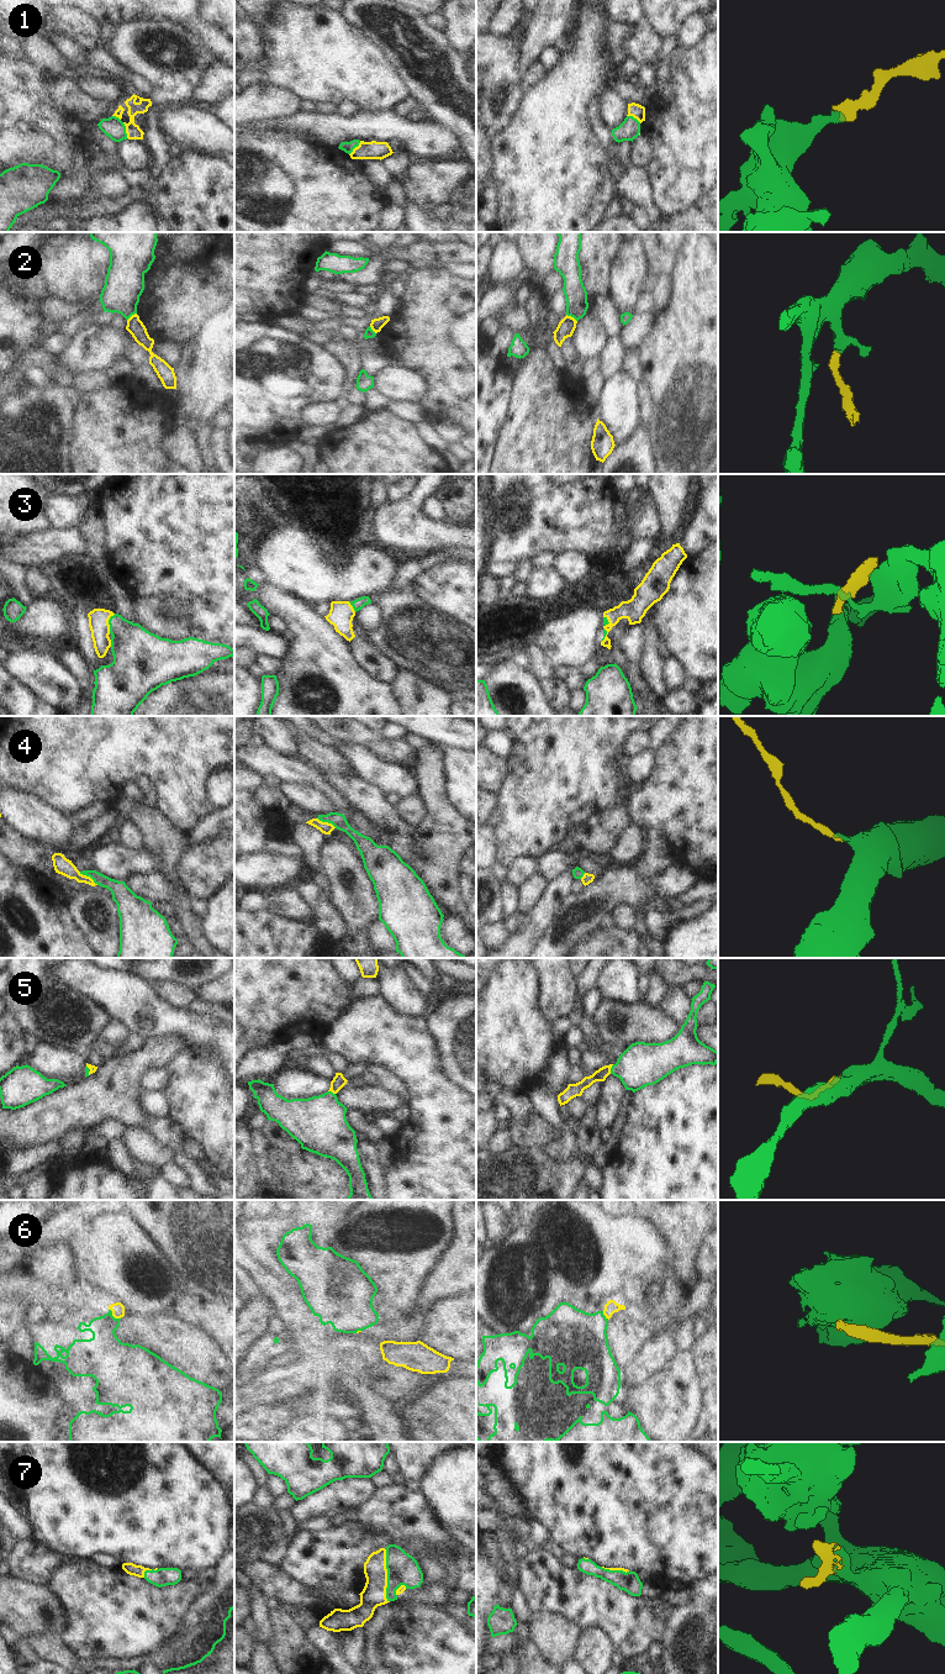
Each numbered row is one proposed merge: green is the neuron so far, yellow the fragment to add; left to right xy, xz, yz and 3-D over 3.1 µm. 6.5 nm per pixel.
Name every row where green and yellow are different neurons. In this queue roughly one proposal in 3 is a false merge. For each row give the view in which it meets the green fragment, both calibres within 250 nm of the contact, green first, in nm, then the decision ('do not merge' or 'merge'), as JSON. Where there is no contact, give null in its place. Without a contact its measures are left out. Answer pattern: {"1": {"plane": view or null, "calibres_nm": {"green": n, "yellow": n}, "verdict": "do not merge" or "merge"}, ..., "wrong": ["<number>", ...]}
{"1": {"plane": "xy", "calibres_nm": {"green": 140, "yellow": 100}, "verdict": "merge"}, "2": {"plane": "yz", "calibres_nm": {"green": 150, "yellow": 120}, "verdict": "do not merge"}, "3": {"plane": "xy", "calibres_nm": {"green": 300, "yellow": 130}, "verdict": "merge"}, "4": {"plane": "xy", "calibres_nm": {"green": 130, "yellow": 110}, "verdict": "merge"}, "5": {"plane": "yz", "calibres_nm": {"green": 280, "yellow": 80}, "verdict": "merge"}, "6": {"plane": "xy", "calibres_nm": {"green": 260, "yellow": 90}, "verdict": "do not merge"}, "7": {"plane": "xz", "calibres_nm": {"green": 200, "yellow": 160}, "verdict": "merge"}, "wrong": ["2", "6"]}

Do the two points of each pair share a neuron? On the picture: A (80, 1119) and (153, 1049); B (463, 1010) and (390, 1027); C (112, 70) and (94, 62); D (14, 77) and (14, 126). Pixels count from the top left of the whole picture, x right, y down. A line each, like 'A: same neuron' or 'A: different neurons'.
A: same neuron
B: different neurons
C: same neuron
D: same neuron

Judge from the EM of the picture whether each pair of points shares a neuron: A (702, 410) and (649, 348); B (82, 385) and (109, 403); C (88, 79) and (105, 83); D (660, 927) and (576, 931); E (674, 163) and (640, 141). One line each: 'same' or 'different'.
A: same
B: different
C: same
D: different
E: different

